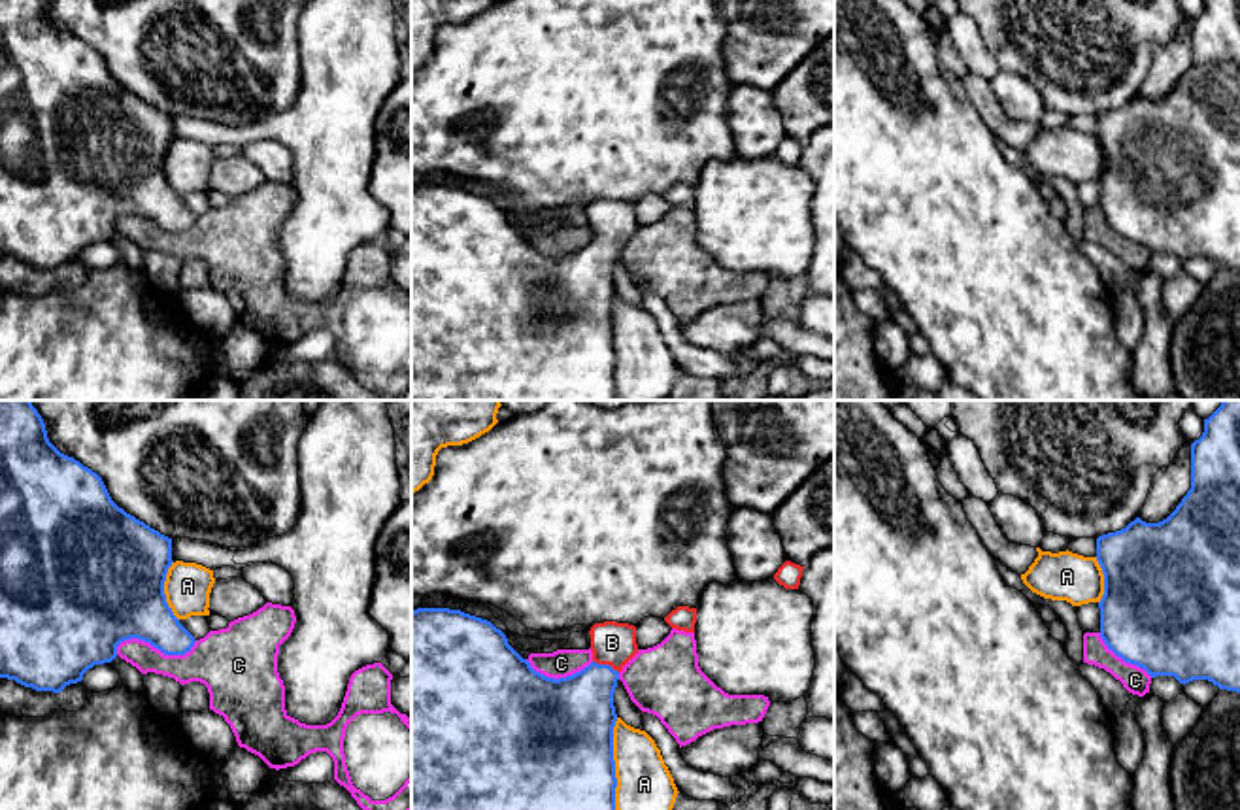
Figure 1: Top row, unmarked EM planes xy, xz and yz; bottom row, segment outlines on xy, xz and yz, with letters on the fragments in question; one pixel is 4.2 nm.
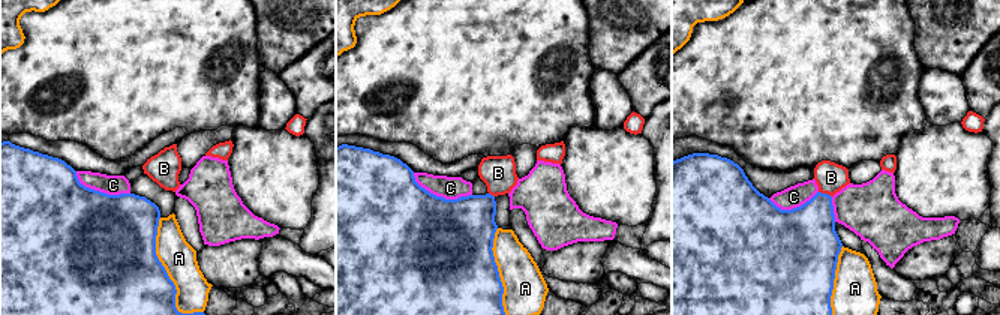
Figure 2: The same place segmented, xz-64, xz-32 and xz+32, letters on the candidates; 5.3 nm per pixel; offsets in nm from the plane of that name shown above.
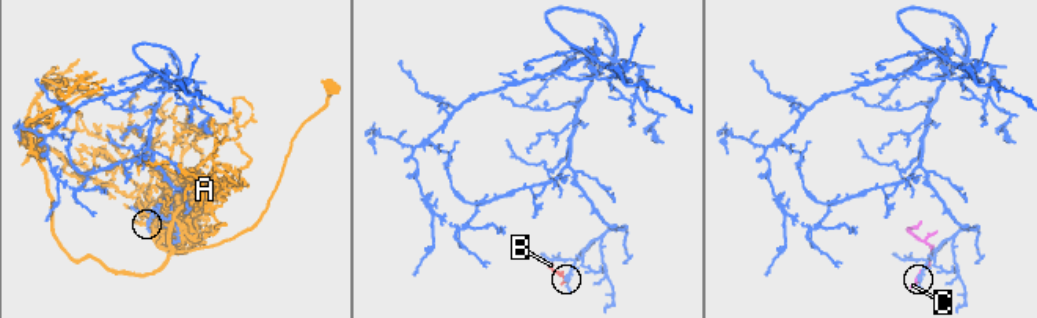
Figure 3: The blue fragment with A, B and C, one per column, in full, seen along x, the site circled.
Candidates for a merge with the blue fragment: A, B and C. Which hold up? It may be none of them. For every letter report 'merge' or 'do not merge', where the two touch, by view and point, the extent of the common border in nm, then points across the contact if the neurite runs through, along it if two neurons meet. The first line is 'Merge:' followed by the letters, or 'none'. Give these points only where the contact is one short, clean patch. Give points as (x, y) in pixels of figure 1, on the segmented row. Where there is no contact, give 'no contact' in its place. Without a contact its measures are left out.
Merge: B
A: do not merge; contact xz (614, 763); length 400 nm
B: merge; contact xz (606, 665); length 130 nm; way xz (574, 714), (606, 665), (612, 642)
C: do not merge; contact xy (153, 646); length 360 nm

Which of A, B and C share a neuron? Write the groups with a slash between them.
A / B / C

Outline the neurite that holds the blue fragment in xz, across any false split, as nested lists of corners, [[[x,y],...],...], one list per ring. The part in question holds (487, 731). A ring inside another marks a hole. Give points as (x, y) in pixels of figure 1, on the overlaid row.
[[[449,608],[411,612],[411,810],[615,810],[613,727],[617,721],[613,693],[619,672],[638,653],[636,627],[604,621],[589,631],[593,663],[566,678],[536,672],[491,621]]]

